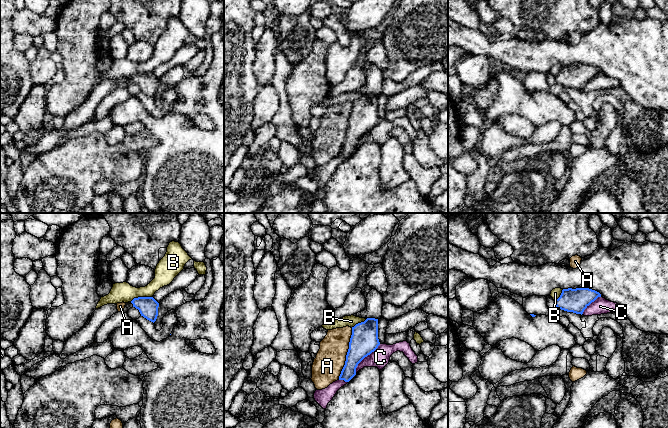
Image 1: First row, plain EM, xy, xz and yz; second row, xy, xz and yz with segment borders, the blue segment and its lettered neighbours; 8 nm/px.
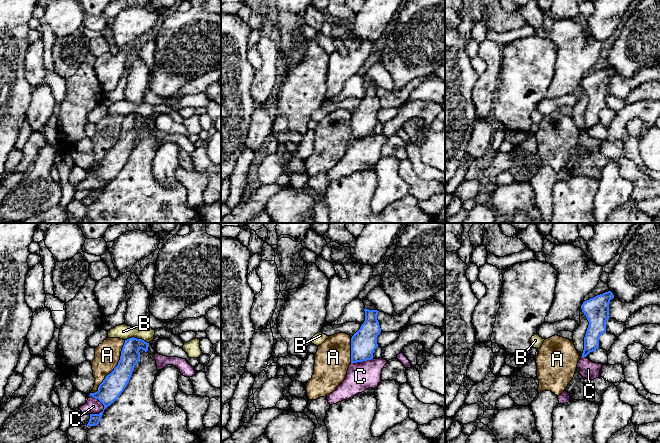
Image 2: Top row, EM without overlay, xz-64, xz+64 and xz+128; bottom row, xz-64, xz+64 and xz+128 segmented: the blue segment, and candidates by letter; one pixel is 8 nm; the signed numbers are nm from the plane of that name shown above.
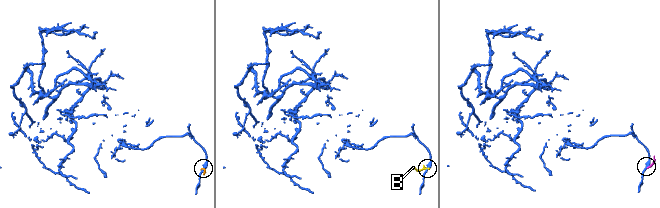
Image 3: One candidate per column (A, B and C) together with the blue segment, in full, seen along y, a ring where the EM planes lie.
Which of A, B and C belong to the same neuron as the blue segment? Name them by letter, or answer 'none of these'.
none of these

